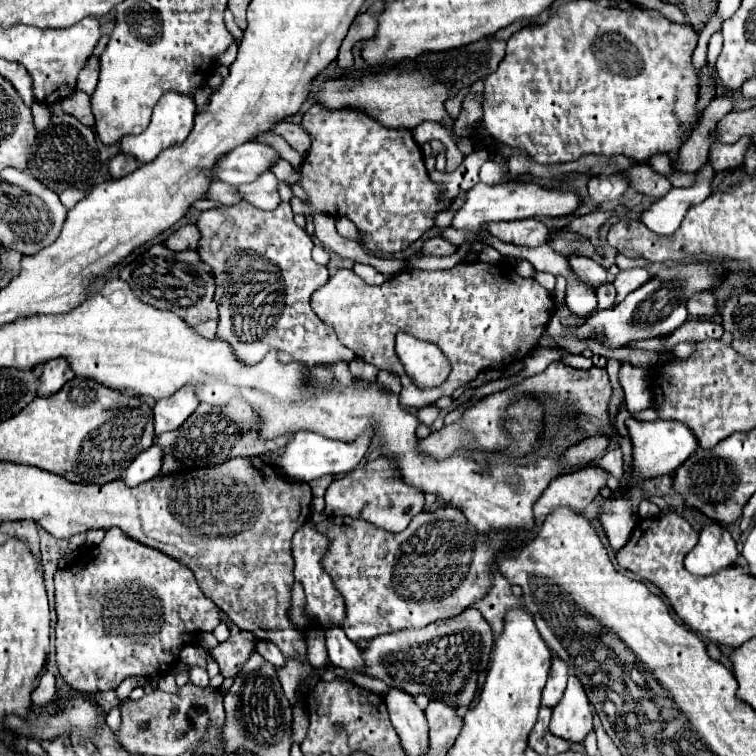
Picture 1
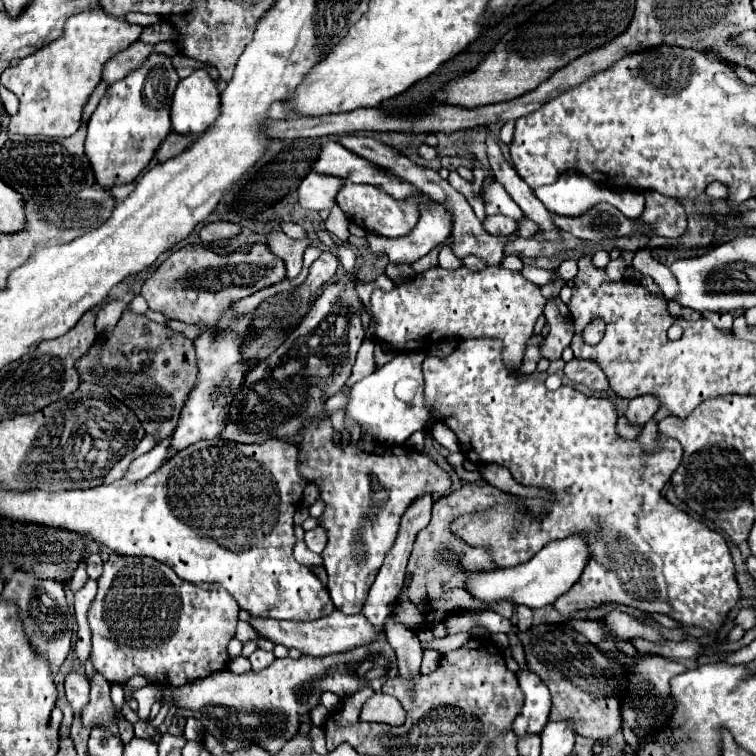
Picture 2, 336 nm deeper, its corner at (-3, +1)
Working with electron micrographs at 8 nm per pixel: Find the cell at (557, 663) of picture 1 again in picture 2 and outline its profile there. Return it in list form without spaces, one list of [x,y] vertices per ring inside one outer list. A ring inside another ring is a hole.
[[[520,669],[516,677],[524,693],[524,707],[514,719],[514,731],[518,737],[526,733],[540,733],[550,715],[550,691],[546,683],[530,669]]]

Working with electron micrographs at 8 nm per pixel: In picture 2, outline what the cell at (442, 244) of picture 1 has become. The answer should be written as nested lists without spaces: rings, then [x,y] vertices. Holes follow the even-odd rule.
[[[508,237],[504,245],[504,255],[516,255],[516,257],[538,257],[540,255],[540,237]]]

